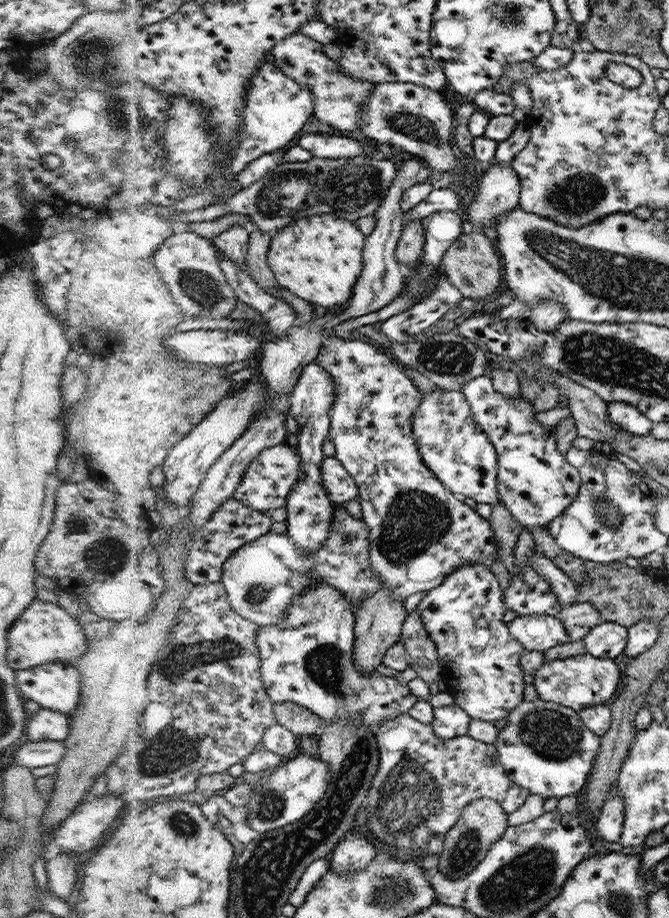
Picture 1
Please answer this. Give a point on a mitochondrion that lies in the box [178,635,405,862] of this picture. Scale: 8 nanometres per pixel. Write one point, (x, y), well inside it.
(324, 665)

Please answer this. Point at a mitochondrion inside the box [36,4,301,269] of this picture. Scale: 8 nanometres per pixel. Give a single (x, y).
(88, 53)

